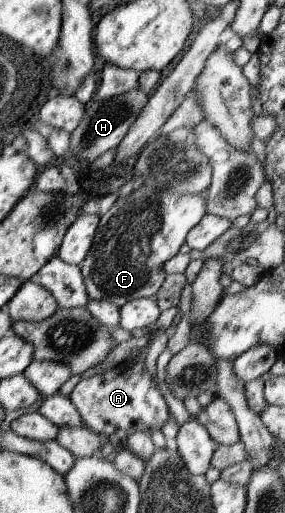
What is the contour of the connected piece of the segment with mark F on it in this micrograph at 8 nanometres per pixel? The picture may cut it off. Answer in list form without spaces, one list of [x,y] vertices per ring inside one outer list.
[[[150,187],[137,190],[126,189],[99,219],[98,229],[94,236],[95,240],[88,255],[80,264],[89,299],[108,300],[121,308],[130,300],[154,298],[167,276],[163,268],[165,261],[172,259],[179,253],[178,251],[185,242],[190,229],[206,214],[205,199],[206,194],[179,196],[173,190],[154,192]]]

